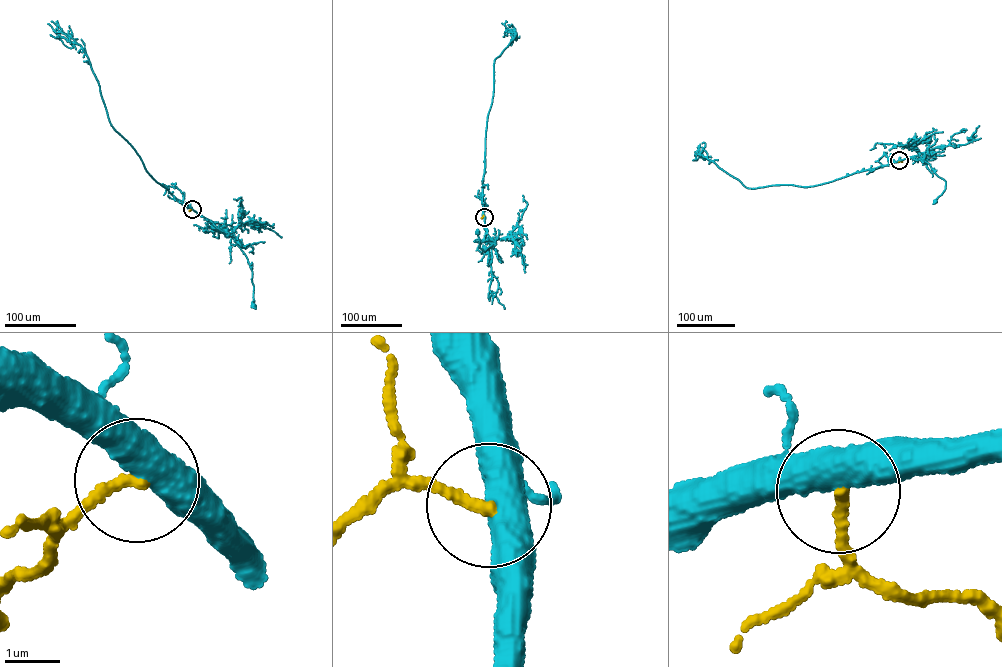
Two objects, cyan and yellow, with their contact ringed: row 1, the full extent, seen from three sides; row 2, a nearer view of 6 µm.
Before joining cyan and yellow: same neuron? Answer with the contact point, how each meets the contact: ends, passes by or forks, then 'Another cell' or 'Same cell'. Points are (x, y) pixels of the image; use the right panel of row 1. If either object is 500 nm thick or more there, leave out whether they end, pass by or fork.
Place: (899, 160). Another cell

